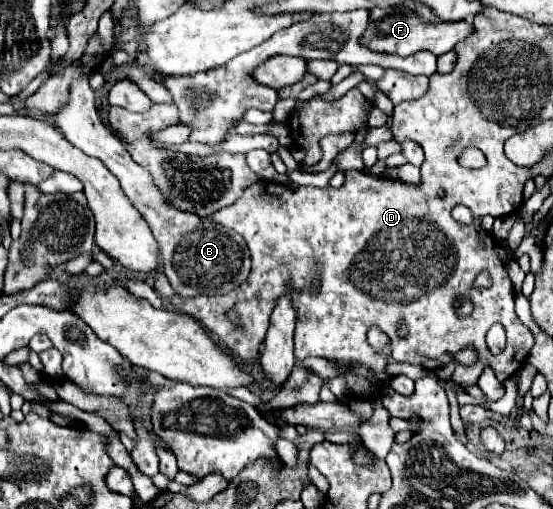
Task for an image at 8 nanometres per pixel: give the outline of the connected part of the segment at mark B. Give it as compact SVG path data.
M81 74L71 82L69 98L53 114L53 122L71 144L75 144L85 154L99 158L117 176L123 192L147 220L155 240L159 242L163 272L169 278L175 294L183 298L223 296L237 288L241 282L245 282L251 270L251 258L243 236L215 224L211 218L177 212L175 208L169 208L169 204L165 204L165 198L153 184L151 174L145 168L137 166L137 162L129 156L125 146L101 122L95 108L95 92L89 86L87 74Z

